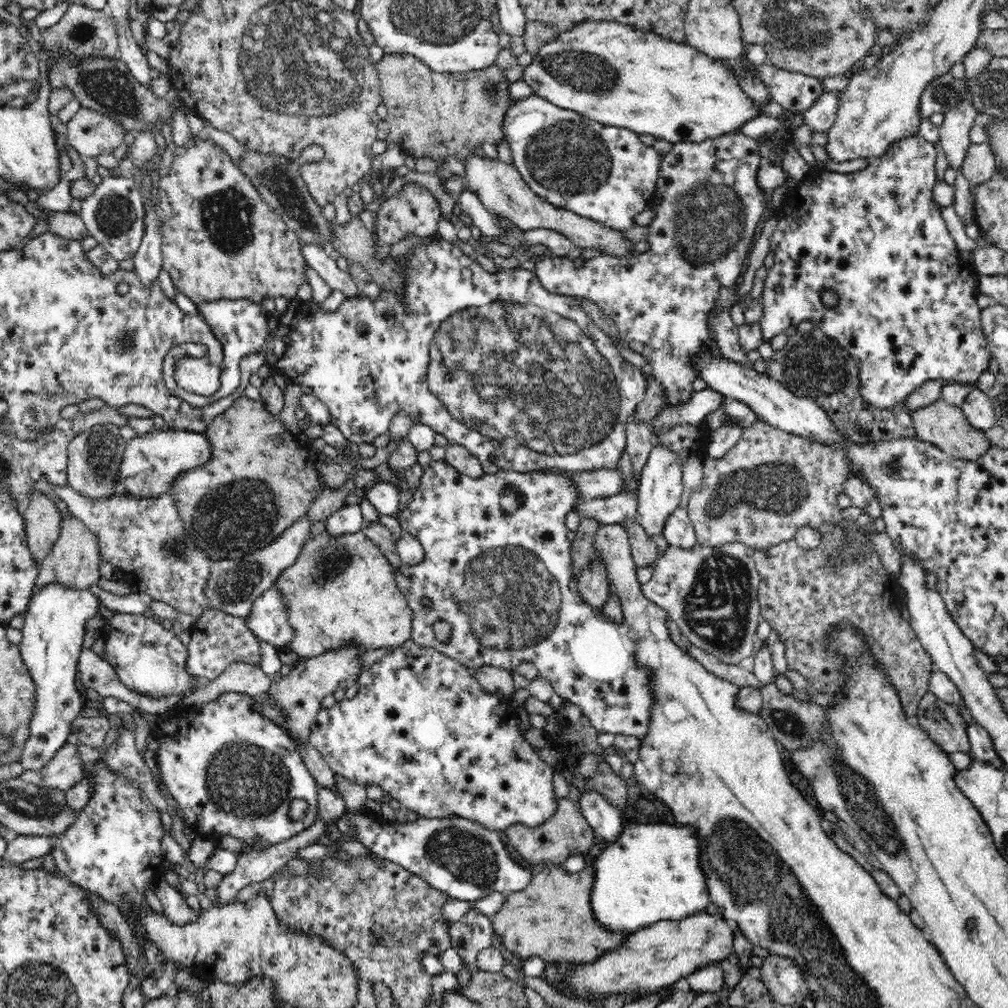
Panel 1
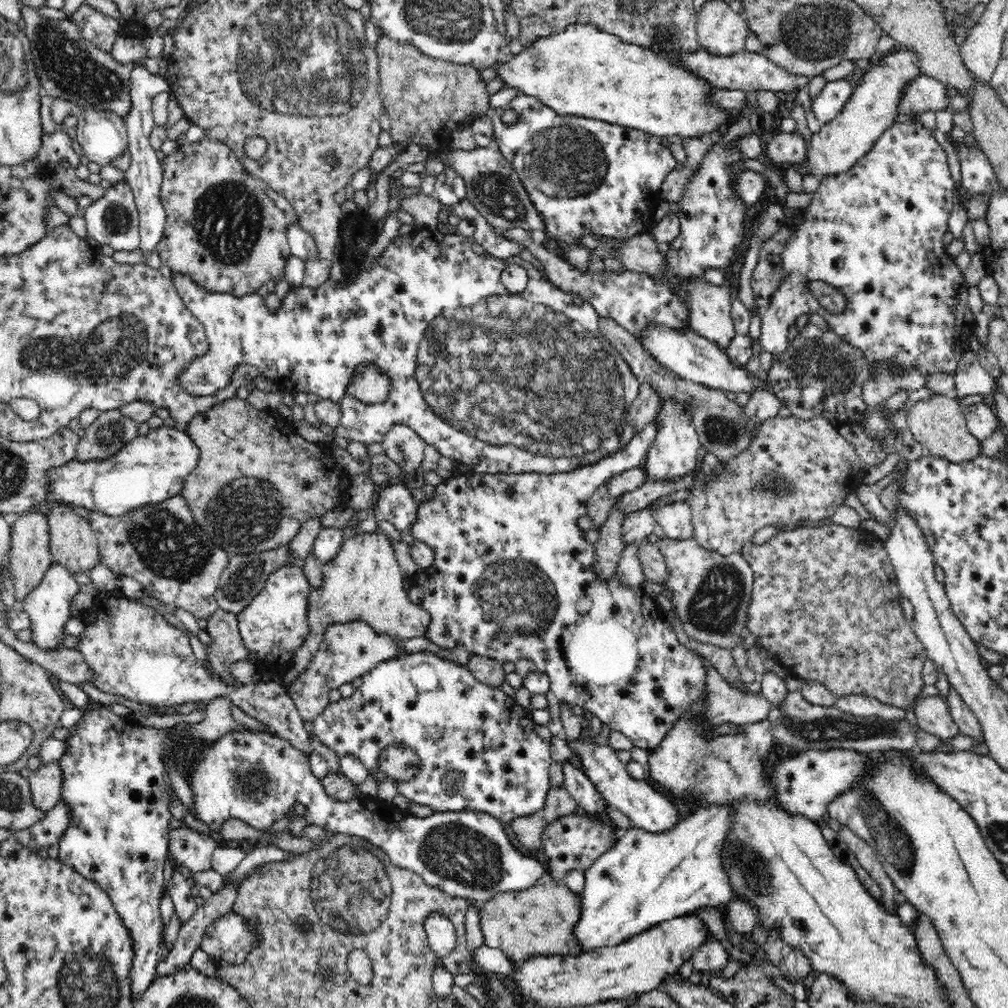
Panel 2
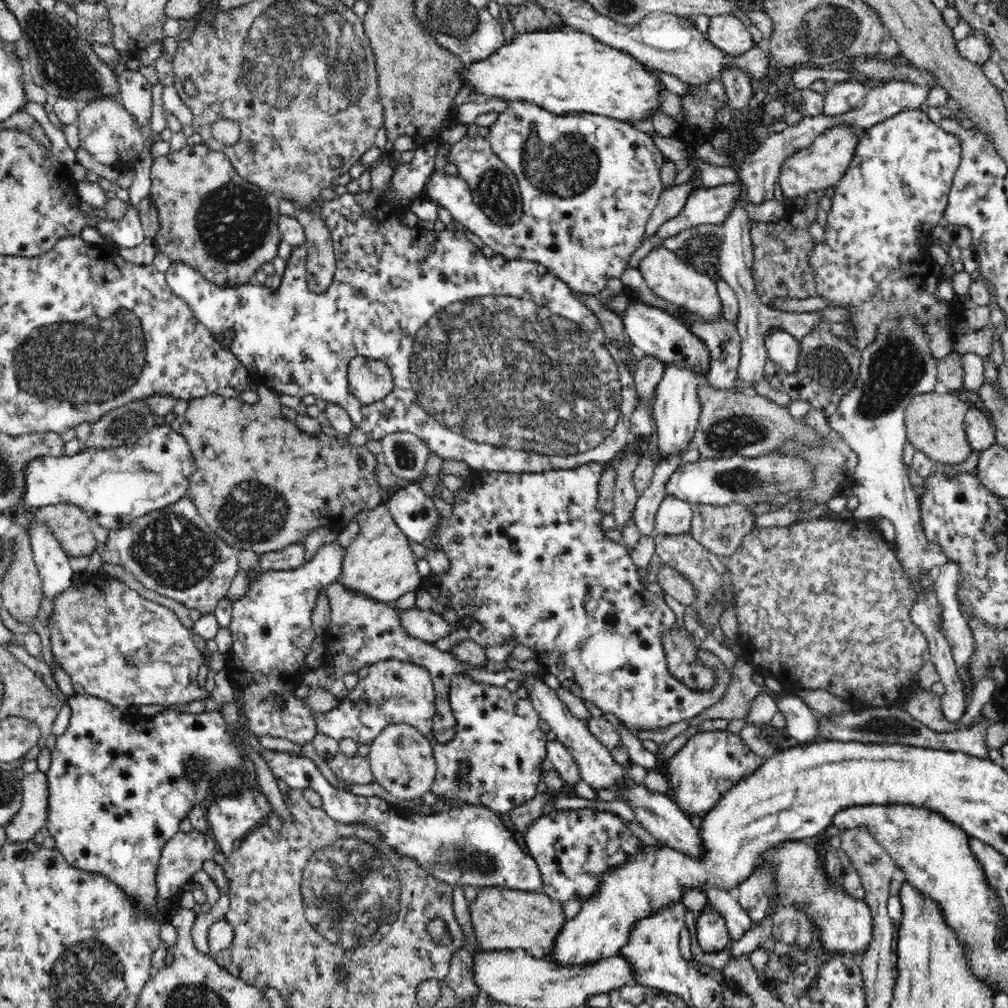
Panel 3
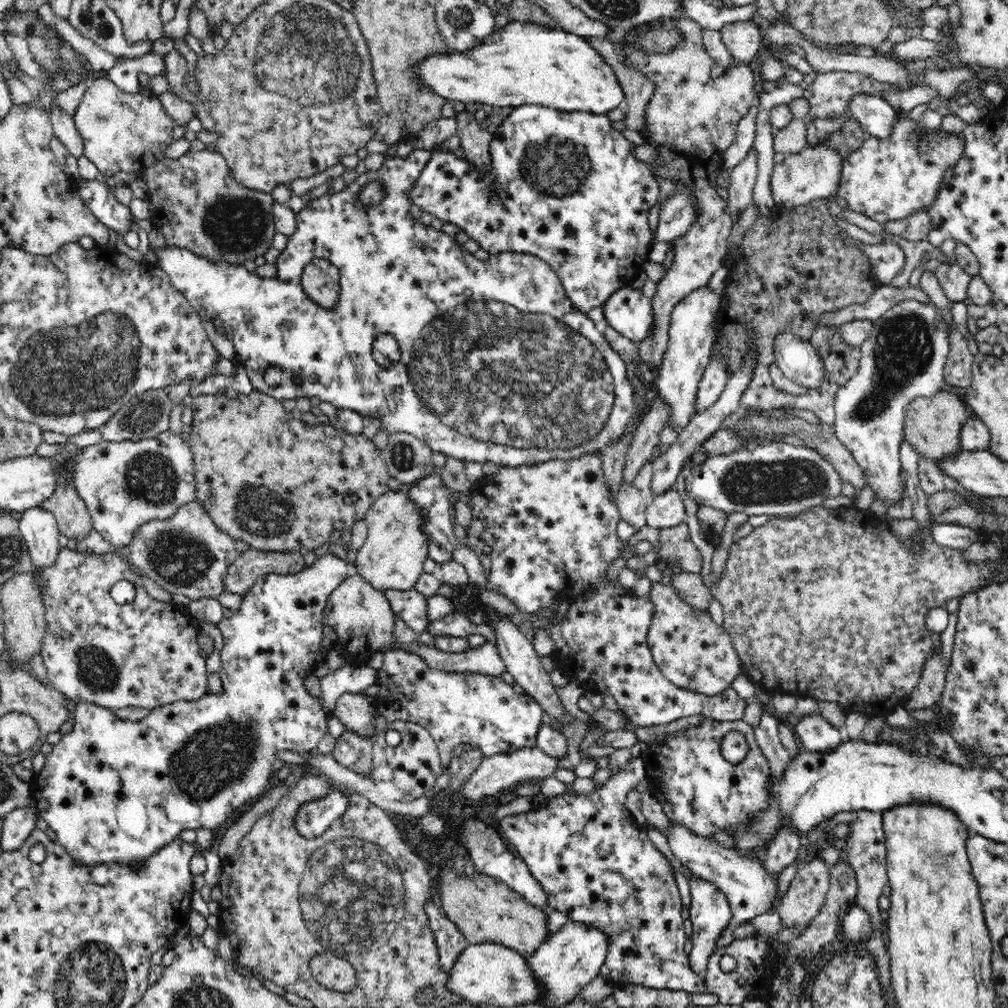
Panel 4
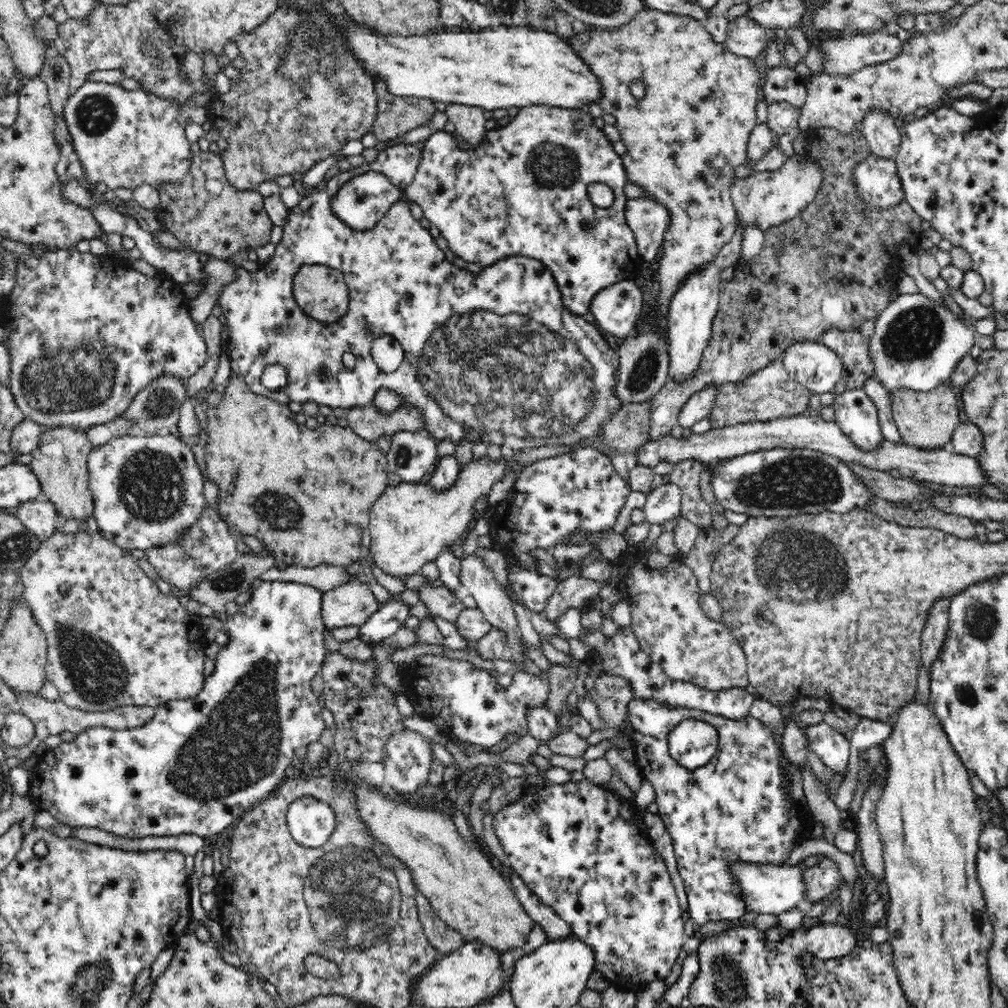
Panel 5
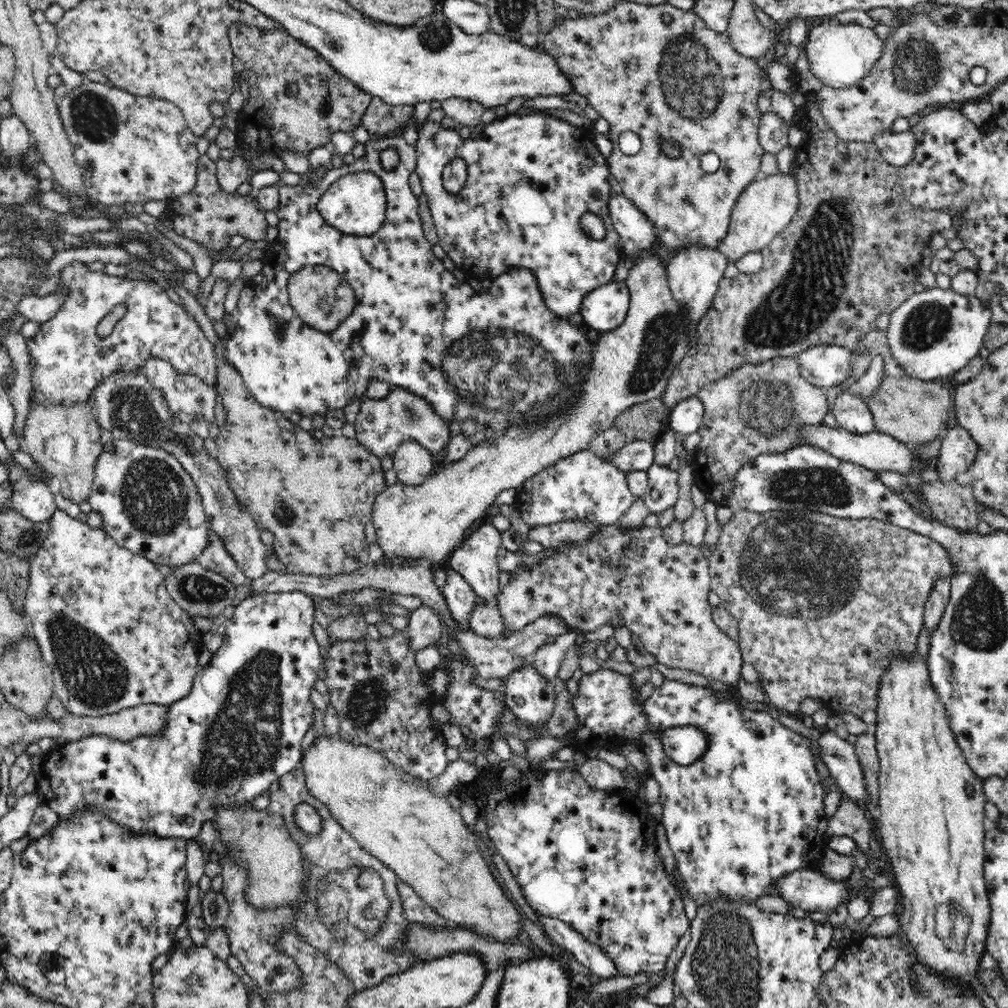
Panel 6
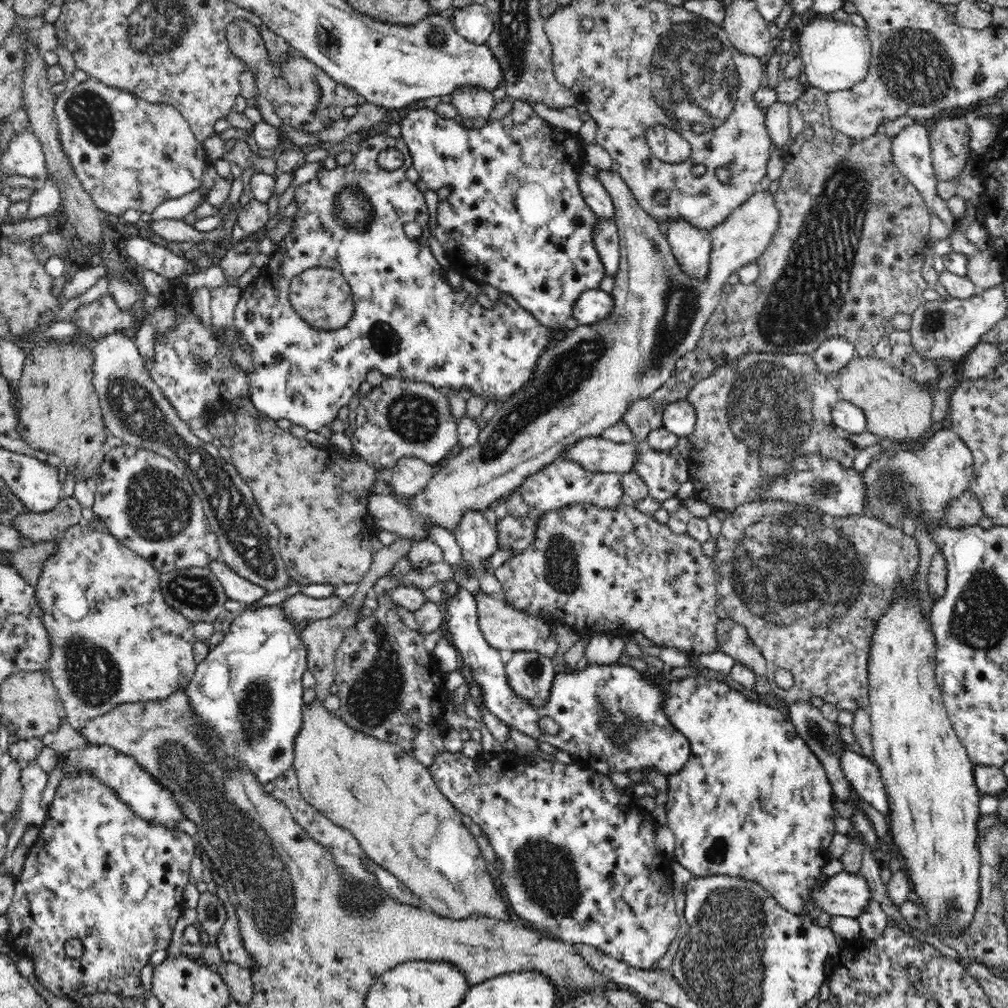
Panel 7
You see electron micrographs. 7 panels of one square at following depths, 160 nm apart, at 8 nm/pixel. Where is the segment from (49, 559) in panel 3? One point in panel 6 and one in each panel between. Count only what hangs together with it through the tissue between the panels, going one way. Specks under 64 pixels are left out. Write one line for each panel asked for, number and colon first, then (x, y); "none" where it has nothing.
4: (38, 528)
5: (39, 516)
6: (33, 499)

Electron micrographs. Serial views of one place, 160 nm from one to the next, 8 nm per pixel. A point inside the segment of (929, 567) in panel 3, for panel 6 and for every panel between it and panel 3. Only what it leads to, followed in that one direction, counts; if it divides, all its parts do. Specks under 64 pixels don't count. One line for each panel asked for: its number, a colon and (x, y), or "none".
4: (904, 356)
5: (917, 342)
6: (936, 332)

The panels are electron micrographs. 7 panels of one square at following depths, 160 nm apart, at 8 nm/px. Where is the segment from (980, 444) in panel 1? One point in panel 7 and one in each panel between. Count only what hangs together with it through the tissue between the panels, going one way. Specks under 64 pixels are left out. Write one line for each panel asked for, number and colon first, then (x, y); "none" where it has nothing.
2: (937, 423)
3: (934, 422)
4: (932, 425)
5: (927, 420)
6: (912, 411)
7: (896, 407)

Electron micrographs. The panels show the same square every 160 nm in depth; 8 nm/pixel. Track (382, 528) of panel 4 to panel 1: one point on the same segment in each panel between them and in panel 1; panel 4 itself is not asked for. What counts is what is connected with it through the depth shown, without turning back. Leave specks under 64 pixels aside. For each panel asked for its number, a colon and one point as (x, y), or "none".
1: (341, 593)
2: (364, 583)
3: (379, 564)

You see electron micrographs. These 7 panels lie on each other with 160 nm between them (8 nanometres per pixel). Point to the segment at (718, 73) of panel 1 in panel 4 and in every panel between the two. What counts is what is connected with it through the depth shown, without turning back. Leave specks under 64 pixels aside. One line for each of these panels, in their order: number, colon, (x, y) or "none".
2: (583, 71)
3: (566, 71)
4: (523, 63)

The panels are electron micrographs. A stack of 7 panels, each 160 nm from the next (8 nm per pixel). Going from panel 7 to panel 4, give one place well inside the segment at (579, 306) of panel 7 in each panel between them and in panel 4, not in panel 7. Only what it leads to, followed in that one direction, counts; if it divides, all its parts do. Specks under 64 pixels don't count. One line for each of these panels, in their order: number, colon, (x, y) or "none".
4: (628, 311)
5: (618, 309)
6: (605, 308)

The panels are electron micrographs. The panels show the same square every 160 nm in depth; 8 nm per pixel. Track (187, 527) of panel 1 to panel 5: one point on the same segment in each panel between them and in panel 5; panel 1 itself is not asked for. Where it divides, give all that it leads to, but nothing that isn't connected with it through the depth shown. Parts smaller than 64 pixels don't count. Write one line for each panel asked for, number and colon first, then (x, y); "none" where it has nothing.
2: (257, 482)
3: (259, 485)
4: (265, 478)
5: (306, 495)

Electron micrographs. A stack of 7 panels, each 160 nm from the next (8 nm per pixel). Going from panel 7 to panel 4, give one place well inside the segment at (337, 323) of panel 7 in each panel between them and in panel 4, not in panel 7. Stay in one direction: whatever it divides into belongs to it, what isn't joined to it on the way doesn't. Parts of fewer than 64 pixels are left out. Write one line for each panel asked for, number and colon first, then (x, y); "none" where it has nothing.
4: (320, 278)
5: (321, 291)
6: (323, 298)

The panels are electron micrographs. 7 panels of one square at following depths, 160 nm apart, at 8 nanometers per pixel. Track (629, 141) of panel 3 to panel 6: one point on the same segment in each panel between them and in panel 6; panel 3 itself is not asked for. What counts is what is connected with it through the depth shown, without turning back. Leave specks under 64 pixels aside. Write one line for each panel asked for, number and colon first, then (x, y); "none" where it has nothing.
4: (569, 190)
5: (522, 191)
6: (530, 178)

